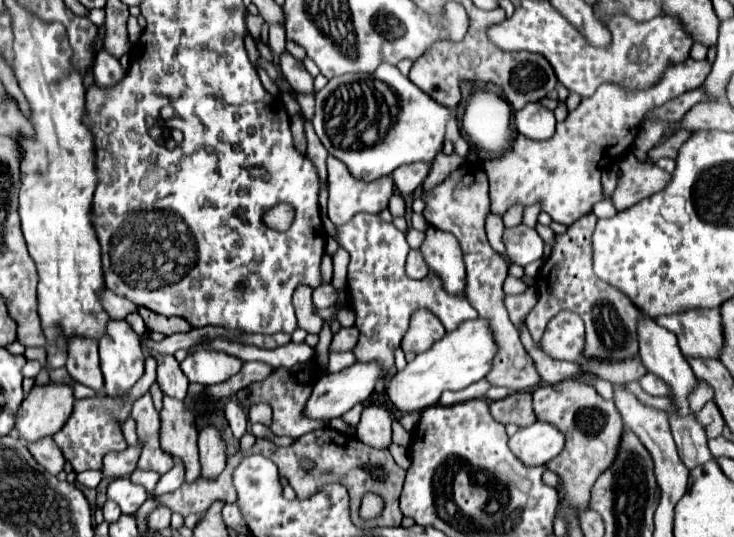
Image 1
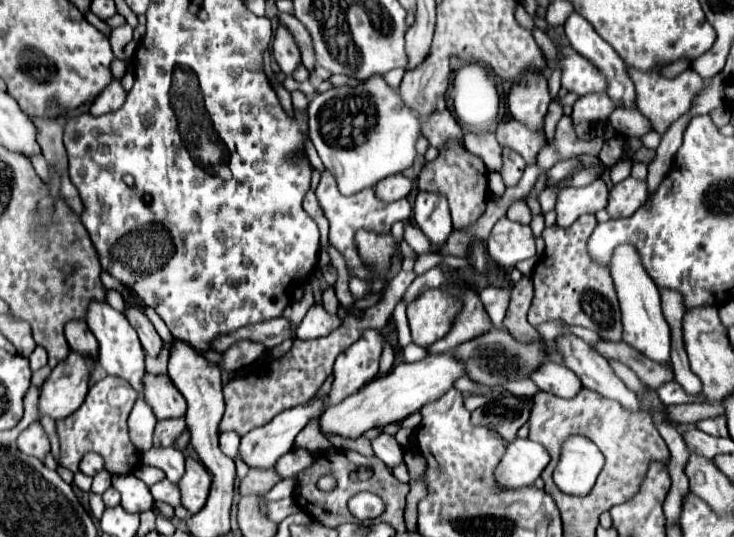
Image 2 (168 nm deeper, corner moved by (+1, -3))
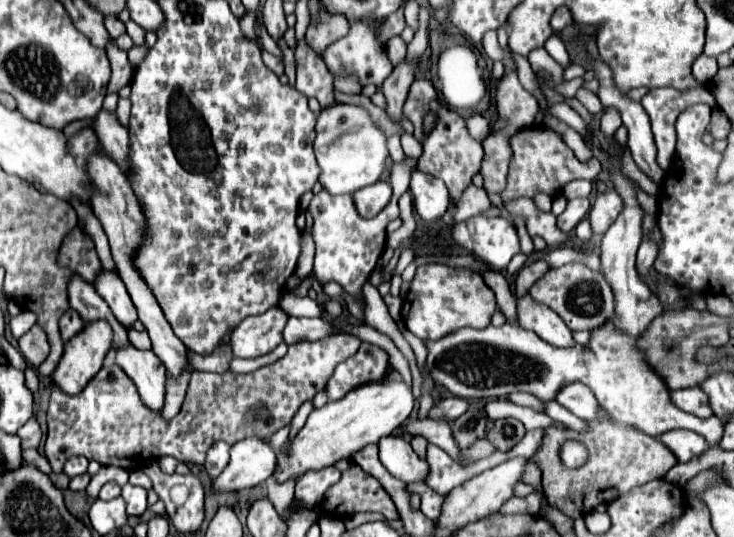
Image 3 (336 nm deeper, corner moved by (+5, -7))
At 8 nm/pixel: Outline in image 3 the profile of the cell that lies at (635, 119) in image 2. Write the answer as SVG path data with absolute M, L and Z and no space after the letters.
M580 87L578 93L576 93L576 99L578 99L590 113L602 113L602 103L600 103L600 99L598 99L596 93Z

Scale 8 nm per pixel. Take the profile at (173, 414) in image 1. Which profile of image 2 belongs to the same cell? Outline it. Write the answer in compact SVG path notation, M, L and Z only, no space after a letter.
M146 373L146 401L154 407L156 419L178 419L186 415L186 399L166 377Z

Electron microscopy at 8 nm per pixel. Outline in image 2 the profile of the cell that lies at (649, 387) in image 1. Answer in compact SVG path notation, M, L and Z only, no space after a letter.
M668 381L668 383L660 385L656 389L656 395L660 397L660 401L664 405L680 405L680 403L688 403L690 401L690 395L686 395L686 391L682 391L676 381Z

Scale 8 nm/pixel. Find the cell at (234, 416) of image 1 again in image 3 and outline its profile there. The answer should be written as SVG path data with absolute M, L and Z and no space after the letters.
M214 443L206 455L206 463L204 463L204 469L208 471L210 477L218 477L222 473L222 469L226 467L228 463L228 449L230 445L228 443Z

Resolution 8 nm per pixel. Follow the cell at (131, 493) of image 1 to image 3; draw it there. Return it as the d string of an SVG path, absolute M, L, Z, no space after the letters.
M126 483L122 487L122 499L126 501L128 515L142 515L146 511L146 489Z

